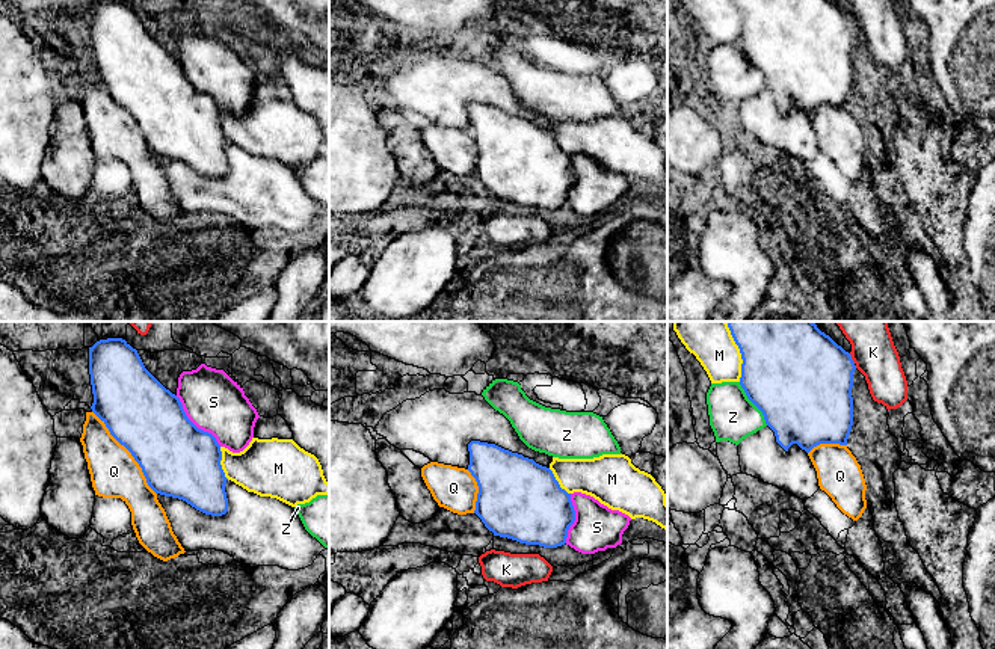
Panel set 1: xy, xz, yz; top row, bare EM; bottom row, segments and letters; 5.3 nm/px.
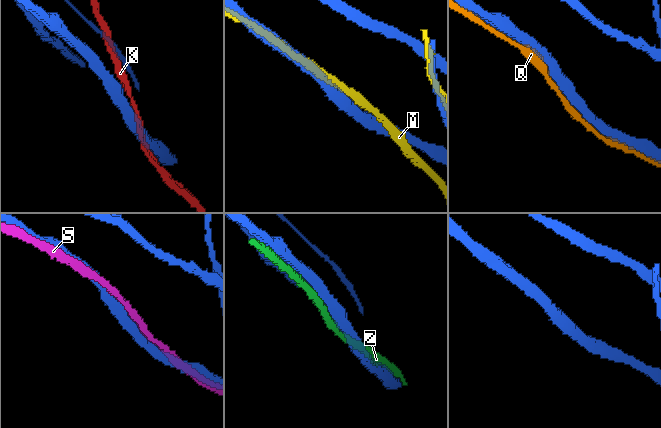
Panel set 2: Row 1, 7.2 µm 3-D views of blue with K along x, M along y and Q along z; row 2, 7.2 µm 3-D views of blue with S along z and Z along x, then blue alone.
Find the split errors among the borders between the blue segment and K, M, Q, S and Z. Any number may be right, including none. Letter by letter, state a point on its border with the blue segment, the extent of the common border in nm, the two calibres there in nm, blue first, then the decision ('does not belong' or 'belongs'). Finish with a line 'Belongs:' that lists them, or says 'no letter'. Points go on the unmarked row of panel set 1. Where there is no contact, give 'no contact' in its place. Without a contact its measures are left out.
K: yz (850, 20) | 70 nm | 460/220 nm | does not belong
M: yz (742, 20) | 240 nm | 420/220 nm | does not belong
Q: xy (130, 113) | 550 nm | 380/260 nm | does not belong
S: xy (194, 86) | 360 nm | 400/320 nm | does not belong
Z: yz (752, 64) | 280 nm | 480/260 nm | does not belong
Belongs: no letter

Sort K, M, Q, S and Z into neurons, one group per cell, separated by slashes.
K / M / Q / S / Z

